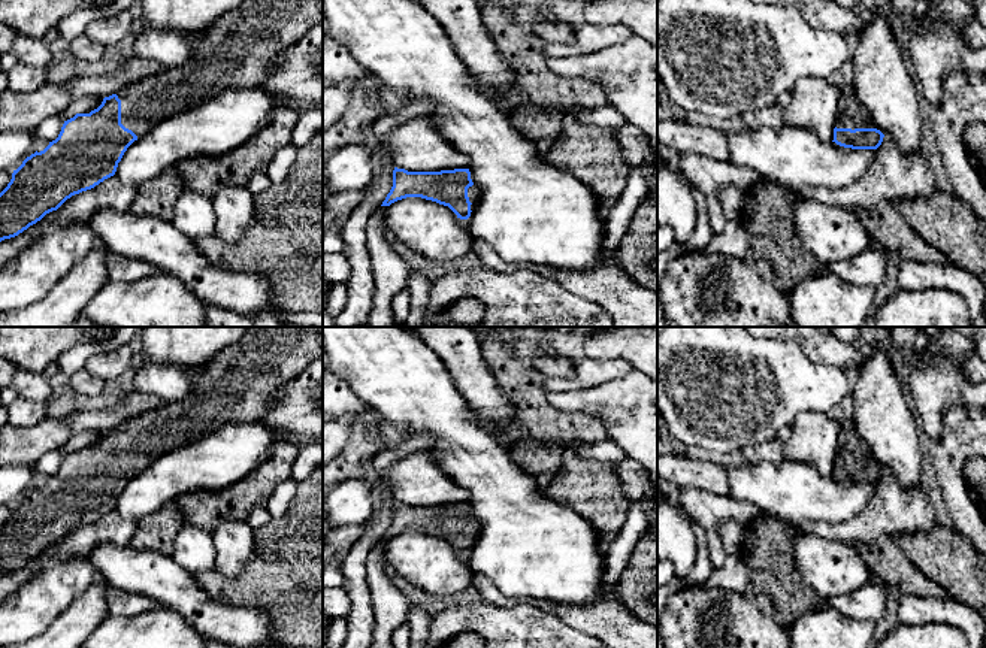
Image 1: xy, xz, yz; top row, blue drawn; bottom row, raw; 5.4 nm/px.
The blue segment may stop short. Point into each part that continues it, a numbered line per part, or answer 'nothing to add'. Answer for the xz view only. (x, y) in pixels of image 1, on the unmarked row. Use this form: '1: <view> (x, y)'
1: xz (472, 526)

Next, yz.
1: yz (852, 448)

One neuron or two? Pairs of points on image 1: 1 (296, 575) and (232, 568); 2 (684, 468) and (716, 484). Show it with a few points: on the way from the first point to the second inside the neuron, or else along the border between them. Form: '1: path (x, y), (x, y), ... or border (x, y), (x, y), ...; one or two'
1: border (254, 536), (251, 560), (239, 574), (226, 578); two
2: path (692, 474), (708, 477); one

